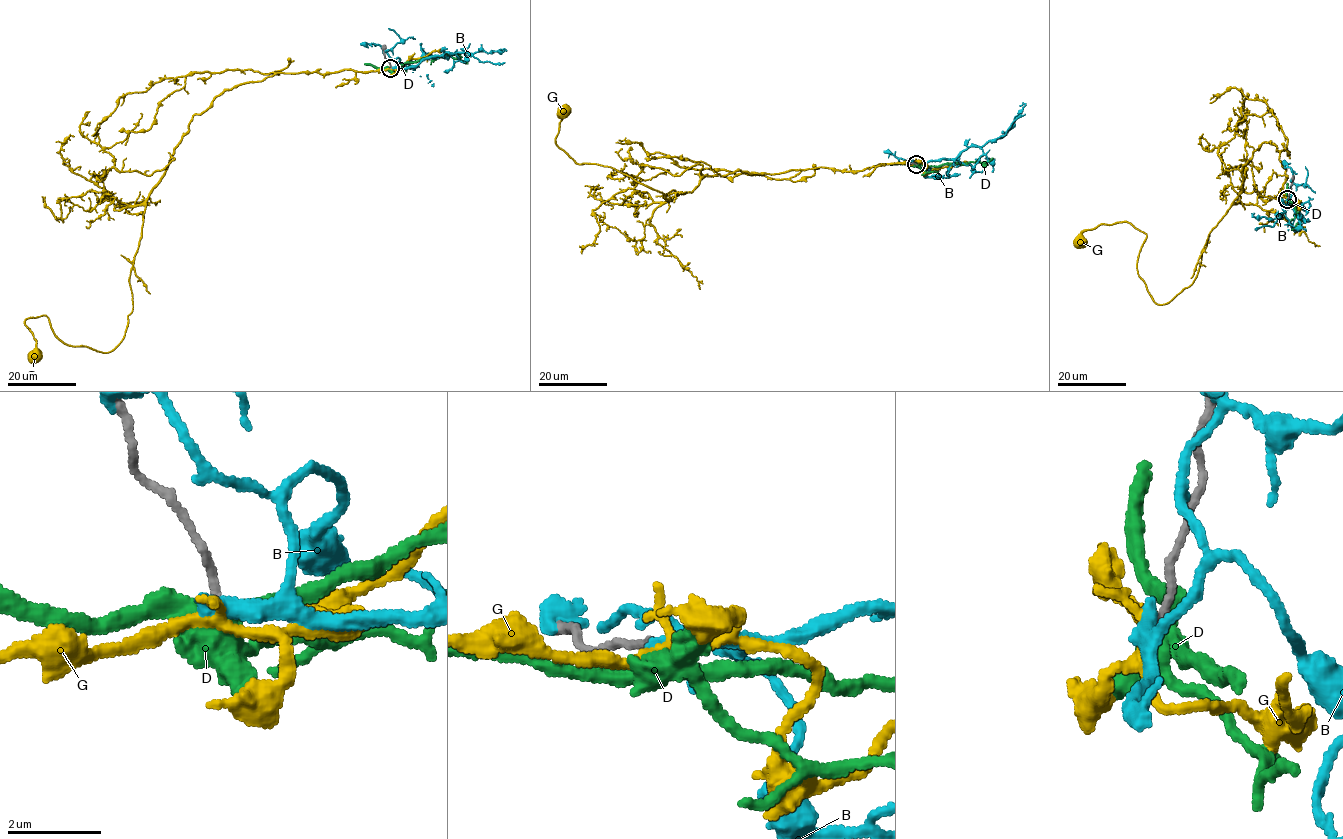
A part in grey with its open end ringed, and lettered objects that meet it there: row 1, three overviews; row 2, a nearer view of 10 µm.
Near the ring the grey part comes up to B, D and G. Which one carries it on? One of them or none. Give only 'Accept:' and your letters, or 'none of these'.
Accept: G

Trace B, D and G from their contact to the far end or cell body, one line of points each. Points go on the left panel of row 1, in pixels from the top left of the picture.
B: (390, 68), (415, 67), (422, 60), (446, 52), (505, 50), (500, 48)
D: (390, 67), (444, 54), (456, 54), (468, 63)
G: (389, 67), (275, 73), (216, 96), (146, 203), (125, 334), (99, 352), (31, 317), (35, 354)

